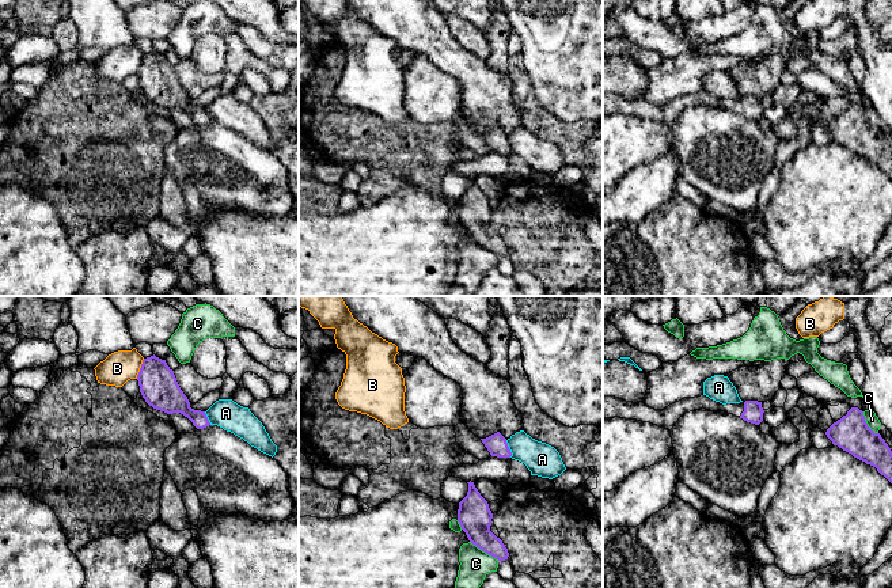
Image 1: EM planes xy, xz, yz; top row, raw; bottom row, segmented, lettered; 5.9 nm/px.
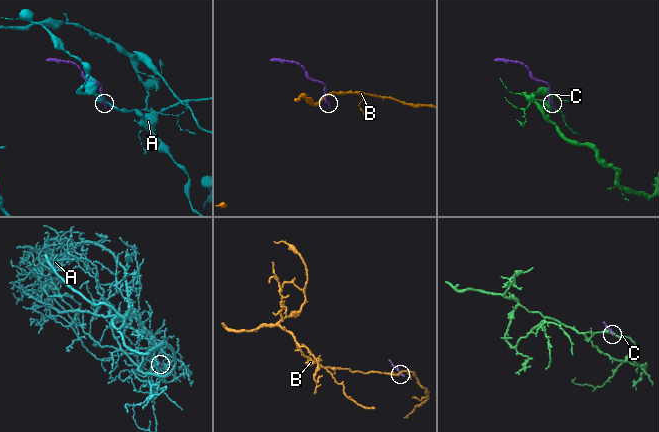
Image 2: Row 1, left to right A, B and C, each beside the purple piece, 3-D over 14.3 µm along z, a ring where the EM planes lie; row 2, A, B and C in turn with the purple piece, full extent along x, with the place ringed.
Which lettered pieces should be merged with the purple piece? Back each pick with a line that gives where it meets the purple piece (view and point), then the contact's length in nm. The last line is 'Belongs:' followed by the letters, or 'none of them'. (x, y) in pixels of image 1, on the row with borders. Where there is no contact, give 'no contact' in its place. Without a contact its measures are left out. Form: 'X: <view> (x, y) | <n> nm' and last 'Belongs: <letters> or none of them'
Belongs: none of them

